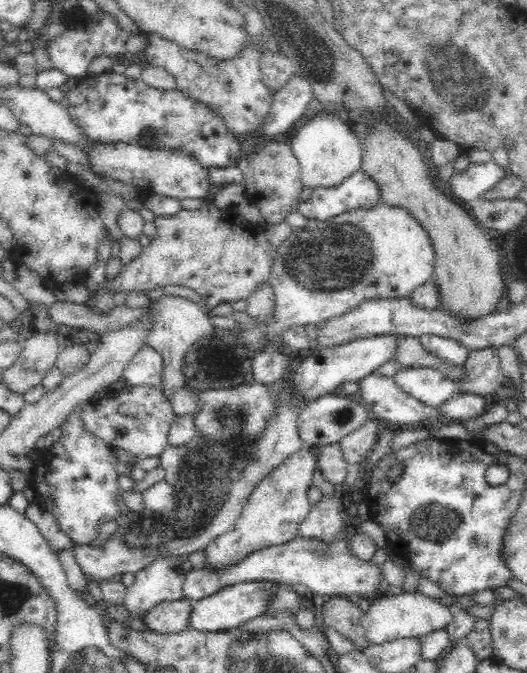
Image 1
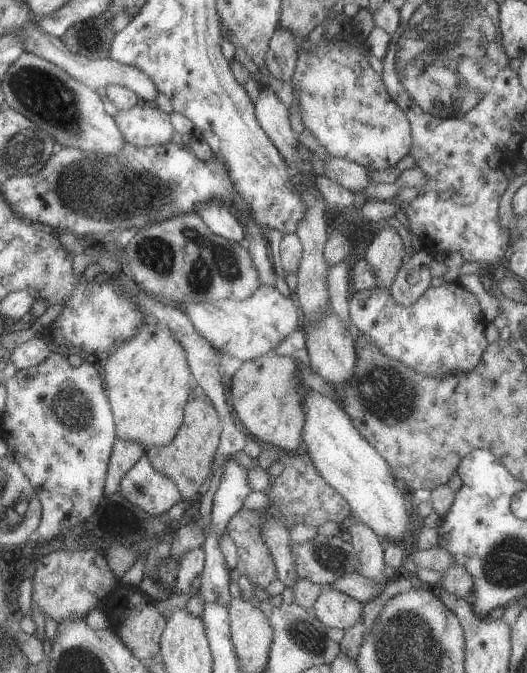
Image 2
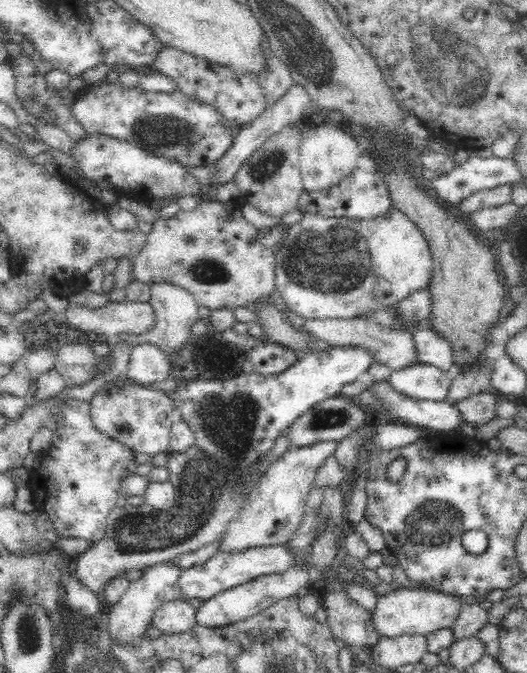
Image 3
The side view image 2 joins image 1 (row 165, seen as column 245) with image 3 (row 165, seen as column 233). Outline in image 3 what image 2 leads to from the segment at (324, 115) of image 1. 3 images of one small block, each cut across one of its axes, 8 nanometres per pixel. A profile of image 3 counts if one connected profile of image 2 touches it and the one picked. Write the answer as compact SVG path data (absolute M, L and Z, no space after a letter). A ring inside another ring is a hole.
M324 123L304 129L304 137L299 146L299 169L303 187L309 193L324 190L346 178L356 167L362 156L355 140L355 131L347 124Z

